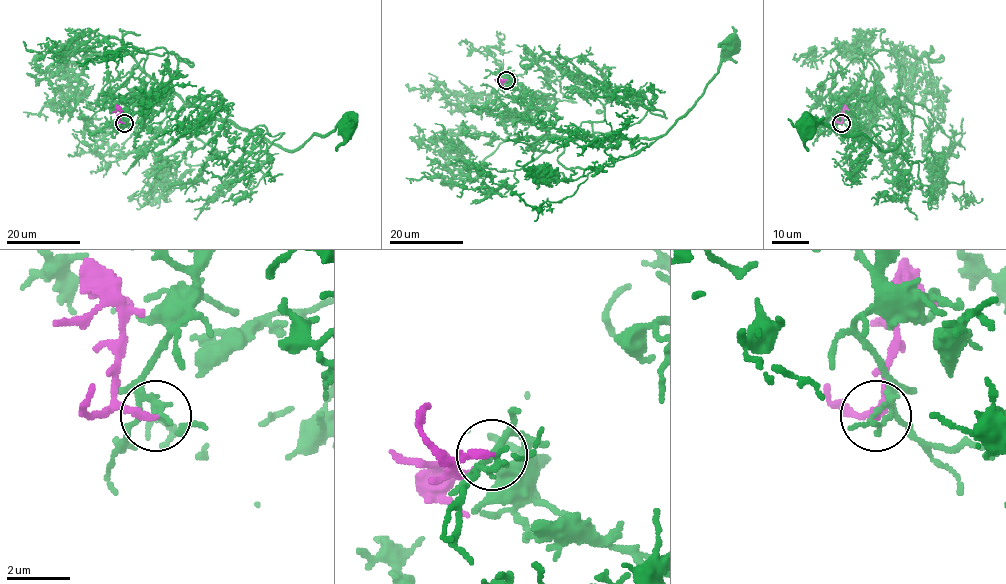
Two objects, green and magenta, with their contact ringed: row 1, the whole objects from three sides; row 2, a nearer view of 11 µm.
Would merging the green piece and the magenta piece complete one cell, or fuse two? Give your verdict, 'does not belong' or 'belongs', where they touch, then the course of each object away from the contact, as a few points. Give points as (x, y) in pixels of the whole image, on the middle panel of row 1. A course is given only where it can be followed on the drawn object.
does not belong; at (506, 80); green runs (507, 80), (540, 110), (521, 115), (529, 110), (517, 121), (521, 137), (653, 139), (701, 96), (731, 48); magenta runs (506, 80), (494, 79)

